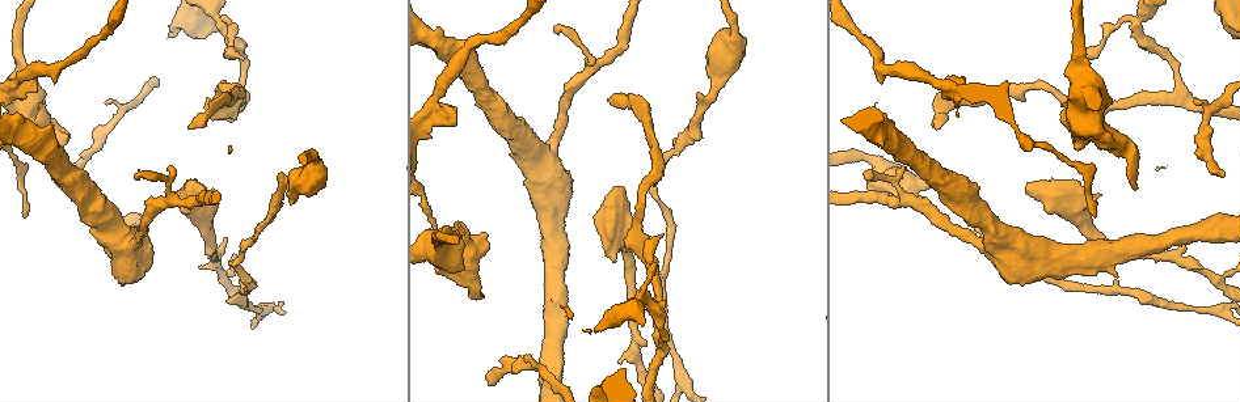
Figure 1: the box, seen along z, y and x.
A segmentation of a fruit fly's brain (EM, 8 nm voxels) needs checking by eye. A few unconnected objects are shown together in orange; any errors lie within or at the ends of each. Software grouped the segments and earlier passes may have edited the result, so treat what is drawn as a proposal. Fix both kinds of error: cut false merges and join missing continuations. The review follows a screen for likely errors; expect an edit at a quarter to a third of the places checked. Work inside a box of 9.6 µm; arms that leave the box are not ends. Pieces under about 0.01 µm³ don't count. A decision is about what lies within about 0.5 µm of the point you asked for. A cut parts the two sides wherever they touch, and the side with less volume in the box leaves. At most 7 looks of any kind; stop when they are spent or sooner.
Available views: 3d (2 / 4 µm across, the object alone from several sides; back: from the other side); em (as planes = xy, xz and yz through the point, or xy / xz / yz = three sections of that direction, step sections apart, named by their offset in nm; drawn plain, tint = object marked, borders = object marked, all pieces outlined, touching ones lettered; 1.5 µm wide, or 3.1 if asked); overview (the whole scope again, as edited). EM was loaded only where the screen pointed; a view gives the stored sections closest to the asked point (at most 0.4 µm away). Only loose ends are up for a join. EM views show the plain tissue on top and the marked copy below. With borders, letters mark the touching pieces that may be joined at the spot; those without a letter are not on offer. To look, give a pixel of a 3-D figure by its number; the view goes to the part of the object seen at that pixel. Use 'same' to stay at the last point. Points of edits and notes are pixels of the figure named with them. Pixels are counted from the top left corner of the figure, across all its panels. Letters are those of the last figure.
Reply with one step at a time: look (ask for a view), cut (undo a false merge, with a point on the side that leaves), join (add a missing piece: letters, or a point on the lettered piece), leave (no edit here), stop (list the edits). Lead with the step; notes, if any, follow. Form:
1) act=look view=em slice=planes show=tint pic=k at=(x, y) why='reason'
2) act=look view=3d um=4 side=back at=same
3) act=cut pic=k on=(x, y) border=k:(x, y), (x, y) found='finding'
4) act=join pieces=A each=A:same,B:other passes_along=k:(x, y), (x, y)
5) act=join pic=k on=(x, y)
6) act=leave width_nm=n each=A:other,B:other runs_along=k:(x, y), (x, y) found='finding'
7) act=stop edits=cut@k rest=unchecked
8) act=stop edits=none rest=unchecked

act=look view=3d um=4 pic=1 at=(244, 86) why='branch point'

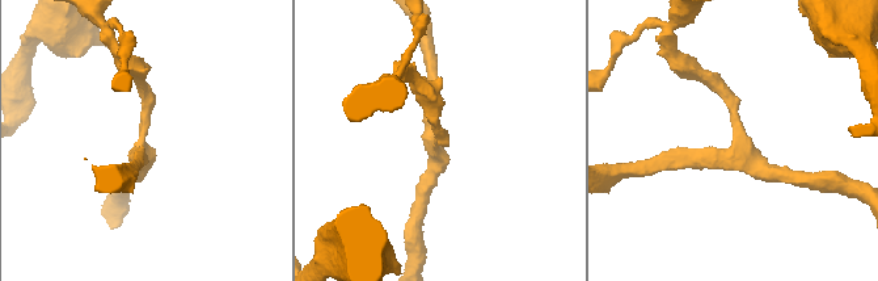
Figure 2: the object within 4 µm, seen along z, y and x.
act=look view=em slice=planes show=borders pic=2 at=(145, 136) arms=3 arm_widths_nm=200,220,220

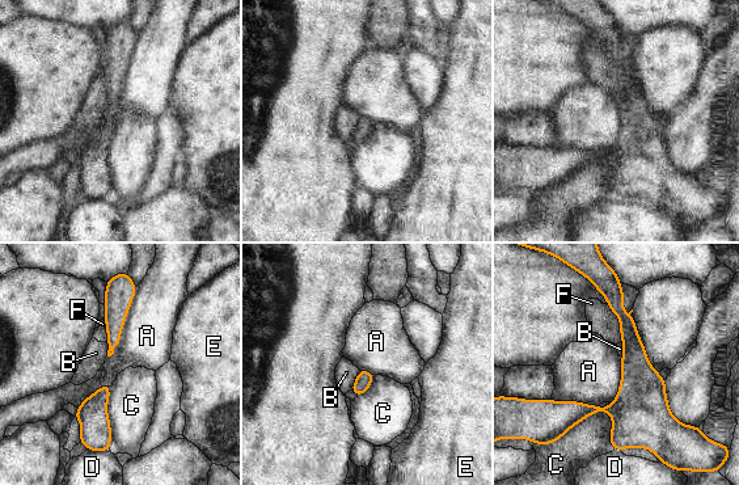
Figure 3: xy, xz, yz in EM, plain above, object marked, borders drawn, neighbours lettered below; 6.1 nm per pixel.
act=leave longest_contact=A:480nm each=A:other,B:other,C:other,D:other,E:other,F:other runs_along=3:(617, 295), (655, 446) found='one neuron here'

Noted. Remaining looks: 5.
act=look view=3d um=4 pic=1 at=(225, 239) why='an open end'

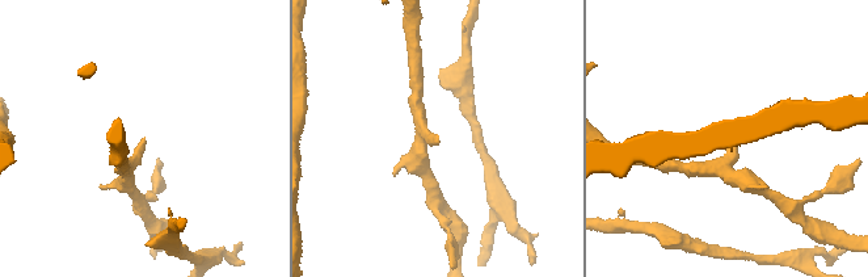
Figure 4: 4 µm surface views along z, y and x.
act=look view=em slice=xy step=4 show=borders pic=4 at=(434, 136) arm_widths_nm=200,240 why='now the EM'

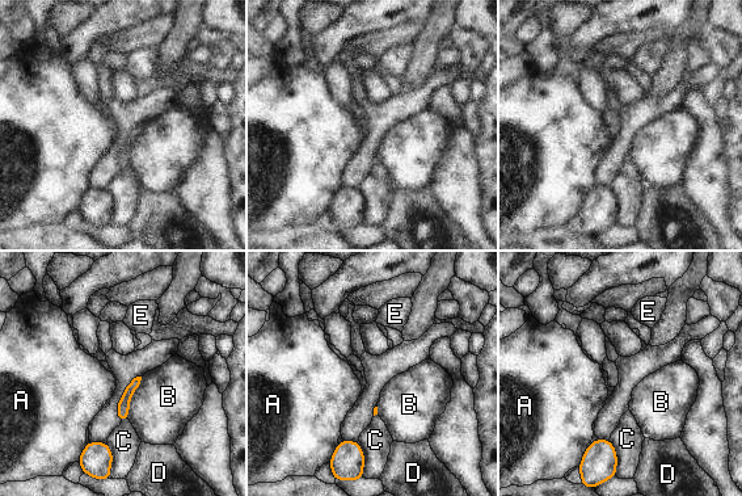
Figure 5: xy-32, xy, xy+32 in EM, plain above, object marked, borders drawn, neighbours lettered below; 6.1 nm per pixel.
act=look view=em slice=planes show=borders at=same

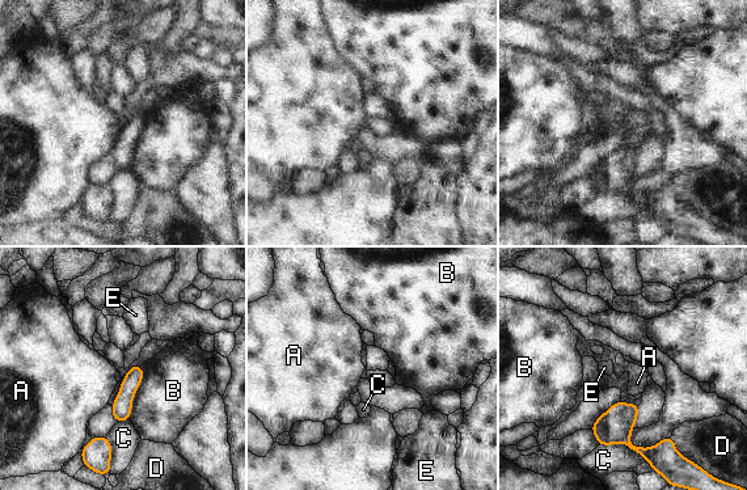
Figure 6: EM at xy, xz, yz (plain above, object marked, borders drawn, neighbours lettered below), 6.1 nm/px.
act=leave each=A:other,B:other,C:other,D:other,E:other runs_along=6:(138, 368), (123, 398), (118, 418) found='none of them fits'

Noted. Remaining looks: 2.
act=look view=em slice=planes show=borders pic=1 at=(1143, 16) why='narrows sharply'

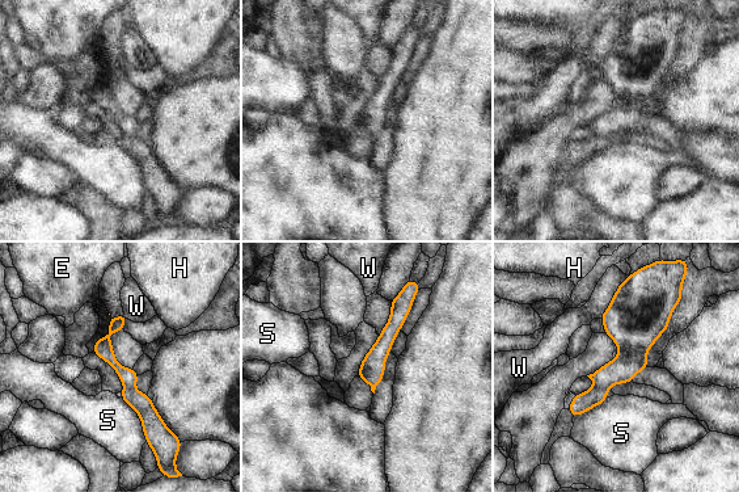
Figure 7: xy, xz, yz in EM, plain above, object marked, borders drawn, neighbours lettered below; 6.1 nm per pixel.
act=cut pic=7 on=(582, 403) each=E:other,H:other,S:other,W:other border=7:(595, 387), (606, 391) found='two neurons meet here'

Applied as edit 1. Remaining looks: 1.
act=stop edits=cut@7 rest=unchecked

